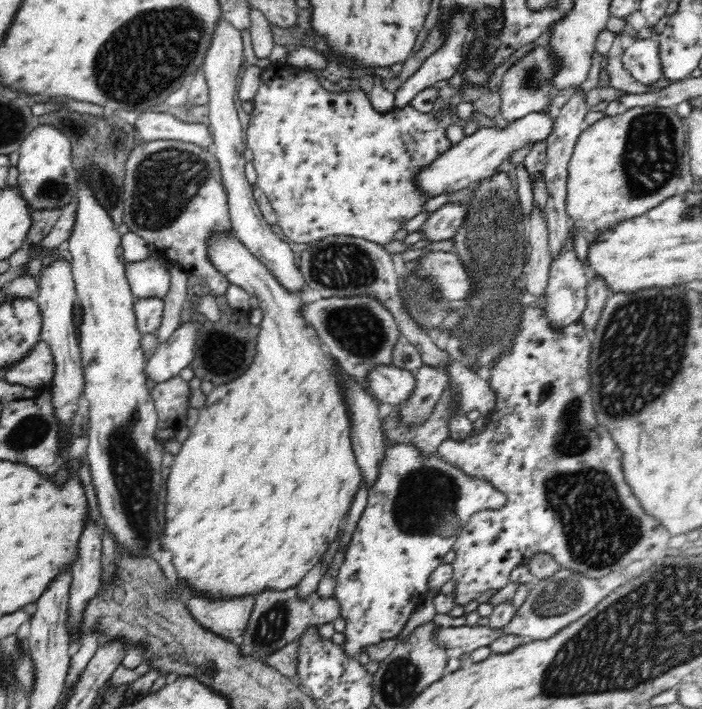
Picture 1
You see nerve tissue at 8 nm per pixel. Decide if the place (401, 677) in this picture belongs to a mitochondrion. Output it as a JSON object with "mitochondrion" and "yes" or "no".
{"mitochondrion":"yes"}

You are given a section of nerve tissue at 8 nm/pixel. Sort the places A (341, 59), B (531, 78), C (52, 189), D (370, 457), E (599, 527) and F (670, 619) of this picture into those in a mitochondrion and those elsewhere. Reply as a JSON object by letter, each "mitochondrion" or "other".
{"A":"other","B":"mitochondrion","C":"mitochondrion","D":"other","E":"mitochondrion","F":"mitochondrion"}

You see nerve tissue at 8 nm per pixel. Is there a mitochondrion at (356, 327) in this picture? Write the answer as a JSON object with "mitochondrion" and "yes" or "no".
{"mitochondrion":"yes"}

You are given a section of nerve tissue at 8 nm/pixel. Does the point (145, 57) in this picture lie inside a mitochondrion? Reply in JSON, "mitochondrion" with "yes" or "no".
{"mitochondrion":"yes"}

